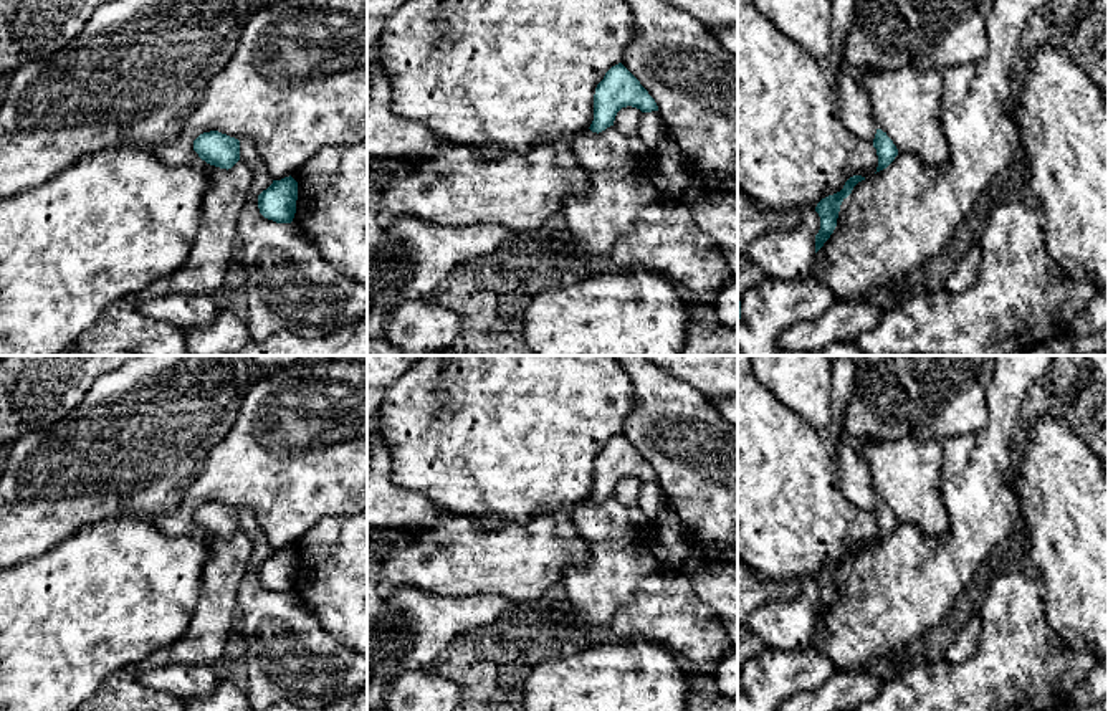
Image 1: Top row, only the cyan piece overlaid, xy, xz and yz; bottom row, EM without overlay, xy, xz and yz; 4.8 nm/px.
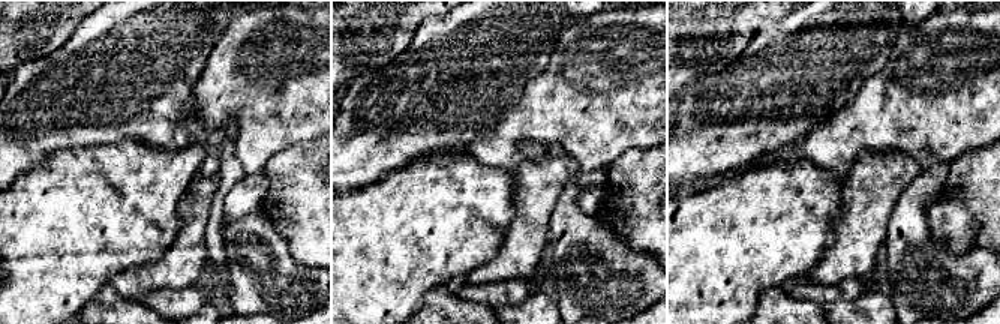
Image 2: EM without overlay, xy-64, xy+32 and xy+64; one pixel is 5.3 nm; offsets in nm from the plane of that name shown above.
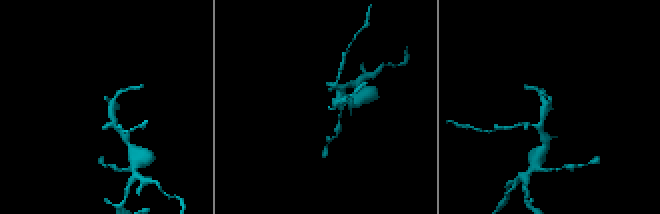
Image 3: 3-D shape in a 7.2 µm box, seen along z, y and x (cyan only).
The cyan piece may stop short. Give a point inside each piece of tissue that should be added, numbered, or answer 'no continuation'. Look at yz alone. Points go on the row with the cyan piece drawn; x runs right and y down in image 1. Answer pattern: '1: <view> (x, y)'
1: yz (943, 33)

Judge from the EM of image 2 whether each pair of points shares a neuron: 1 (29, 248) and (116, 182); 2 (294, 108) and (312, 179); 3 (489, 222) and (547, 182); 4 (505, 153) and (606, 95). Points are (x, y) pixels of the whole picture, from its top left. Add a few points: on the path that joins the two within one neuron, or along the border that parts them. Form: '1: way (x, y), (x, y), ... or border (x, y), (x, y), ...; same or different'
1: way (50, 242), (95, 197); same
2: border (315, 138), (294, 143), (270, 156); different
3: border (513, 170), (513, 218), (504, 240); different
4: way (523, 126), (532, 117), (556, 105), (579, 101); same

